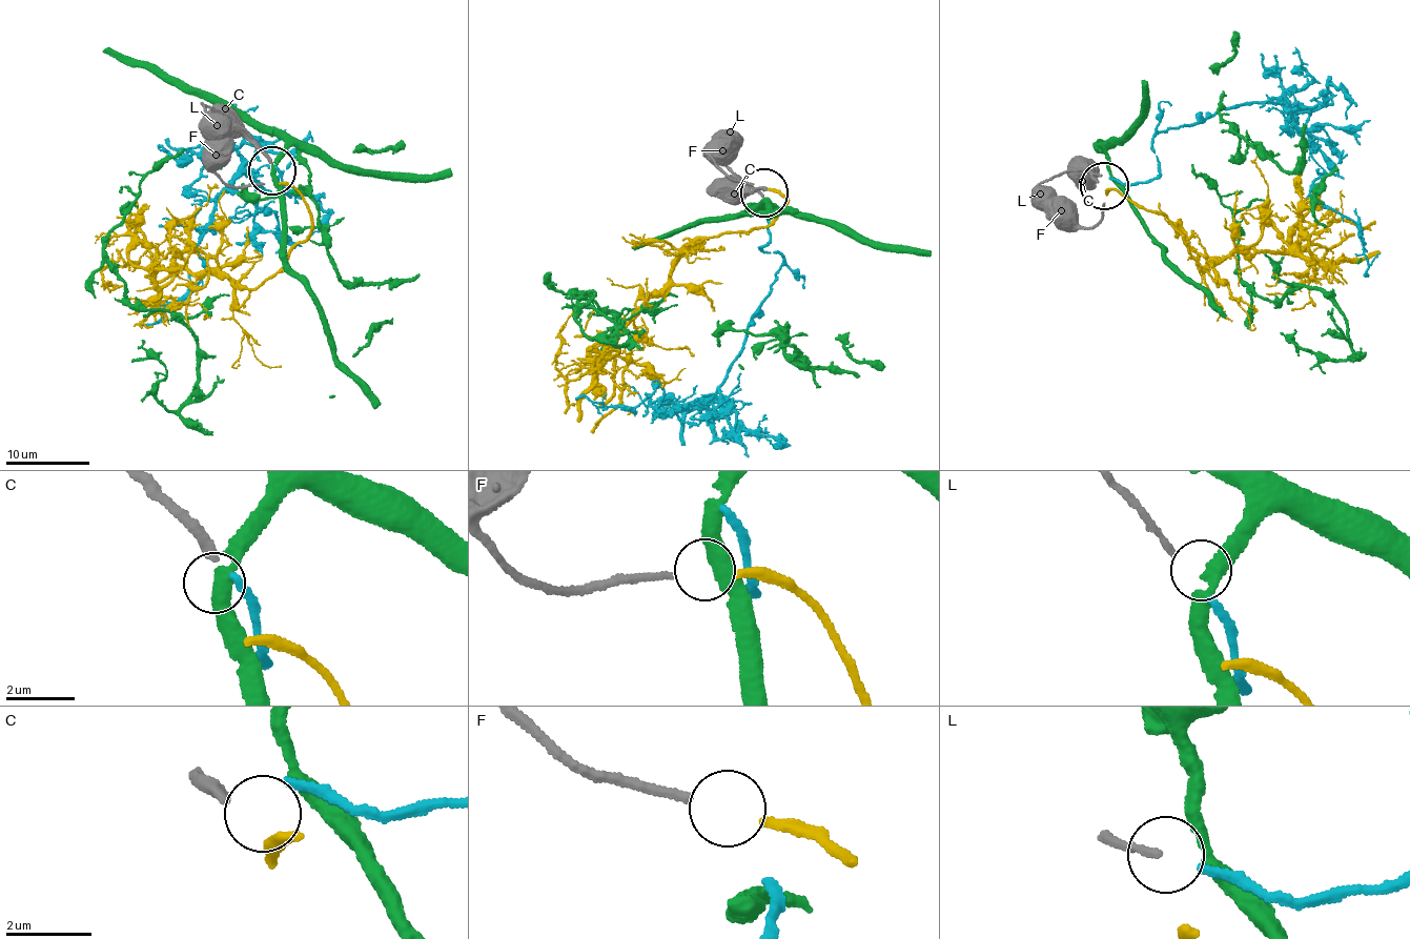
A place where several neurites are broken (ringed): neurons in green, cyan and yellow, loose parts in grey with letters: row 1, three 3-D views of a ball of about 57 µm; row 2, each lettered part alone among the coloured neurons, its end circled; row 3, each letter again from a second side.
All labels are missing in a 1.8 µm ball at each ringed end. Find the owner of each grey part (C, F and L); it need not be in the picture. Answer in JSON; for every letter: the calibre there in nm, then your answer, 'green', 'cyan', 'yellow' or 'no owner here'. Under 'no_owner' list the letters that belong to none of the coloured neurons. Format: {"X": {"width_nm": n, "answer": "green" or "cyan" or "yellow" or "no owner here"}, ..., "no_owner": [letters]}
{"C": {"width_nm": 300, "answer": "no owner here"}, "F": {"width_nm": 200, "answer": "yellow"}, "L": {"width_nm": 180, "answer": "cyan"}, "no_owner": ["C"]}

